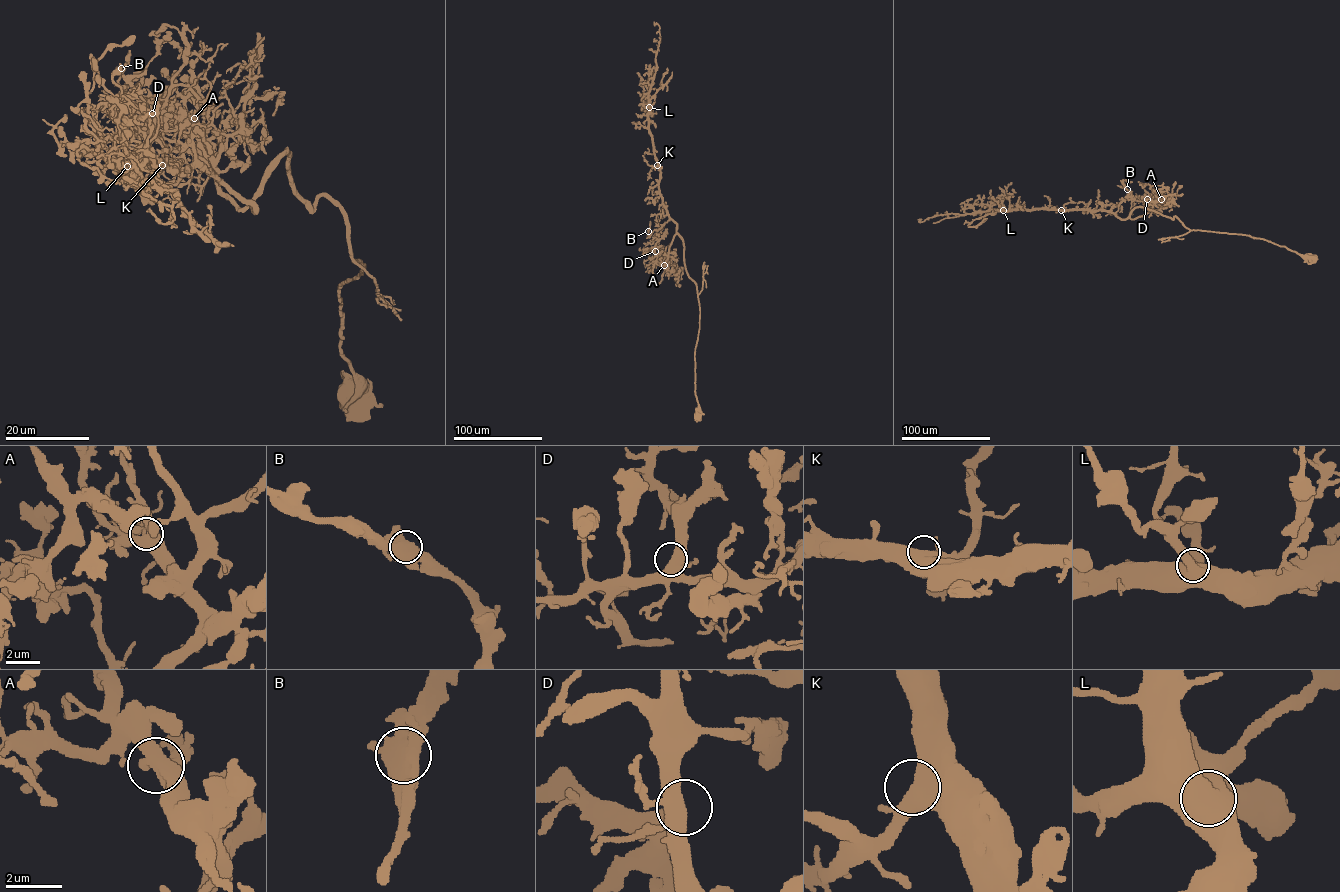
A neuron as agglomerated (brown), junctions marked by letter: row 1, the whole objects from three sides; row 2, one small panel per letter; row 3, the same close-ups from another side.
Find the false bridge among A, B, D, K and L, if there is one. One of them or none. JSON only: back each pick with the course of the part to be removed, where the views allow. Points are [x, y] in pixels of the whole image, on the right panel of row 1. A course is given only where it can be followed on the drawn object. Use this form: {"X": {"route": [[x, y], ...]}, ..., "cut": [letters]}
{"cut": []}

